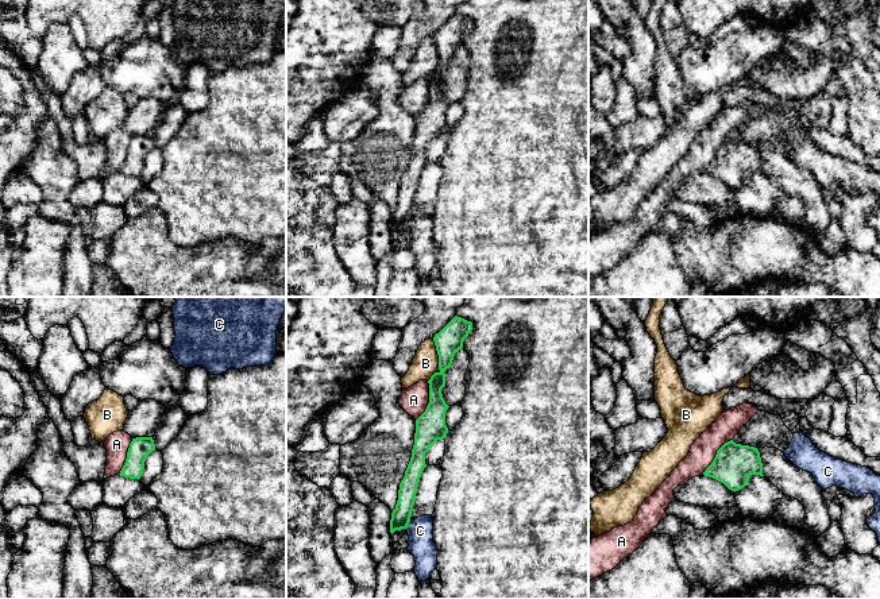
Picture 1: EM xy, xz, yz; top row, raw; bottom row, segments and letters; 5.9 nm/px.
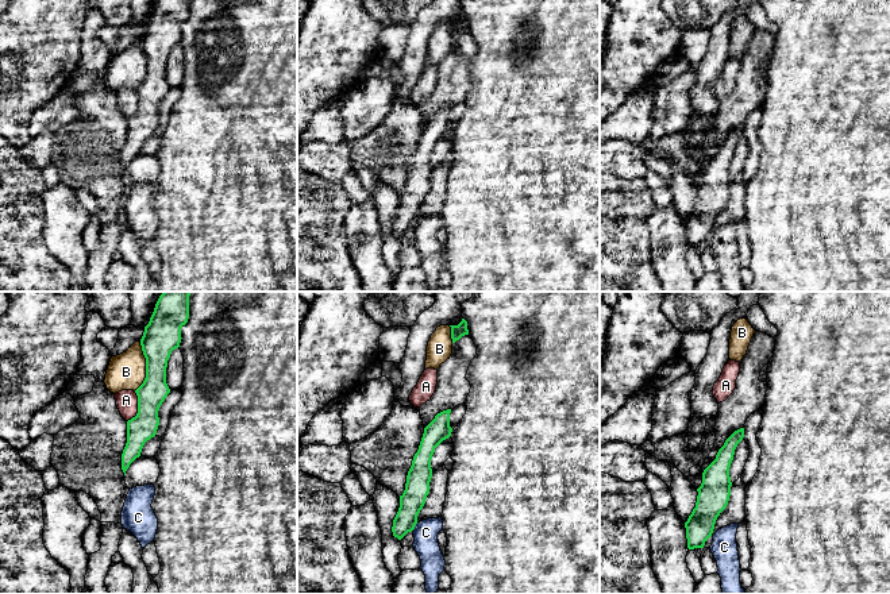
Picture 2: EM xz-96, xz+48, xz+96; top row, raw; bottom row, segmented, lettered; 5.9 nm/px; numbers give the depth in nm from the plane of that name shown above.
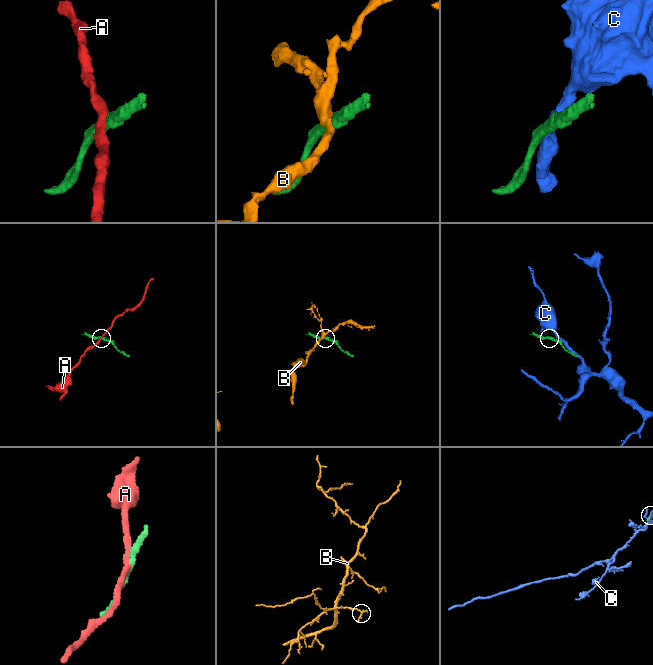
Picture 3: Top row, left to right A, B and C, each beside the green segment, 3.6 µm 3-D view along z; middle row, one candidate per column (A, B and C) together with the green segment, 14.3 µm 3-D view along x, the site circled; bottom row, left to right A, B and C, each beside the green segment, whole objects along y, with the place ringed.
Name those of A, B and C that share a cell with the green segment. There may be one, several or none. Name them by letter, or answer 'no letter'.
no letter

